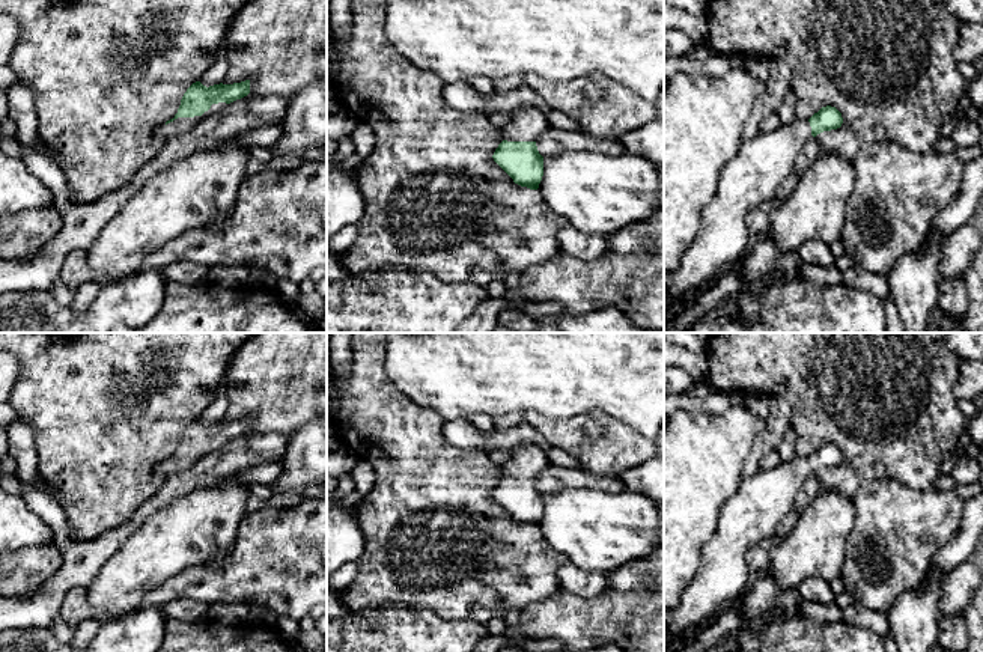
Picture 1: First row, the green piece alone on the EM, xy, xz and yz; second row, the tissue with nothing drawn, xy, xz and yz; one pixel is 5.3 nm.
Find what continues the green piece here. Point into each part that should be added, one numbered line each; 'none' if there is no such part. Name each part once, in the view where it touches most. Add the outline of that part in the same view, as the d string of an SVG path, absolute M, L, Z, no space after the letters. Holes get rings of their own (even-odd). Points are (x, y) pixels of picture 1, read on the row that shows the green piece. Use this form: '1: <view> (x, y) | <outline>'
1: xy (181, 125) | M218 102L218 104L212 104L211 108L208 111L205 111L202 116L194 116L194 117L178 117L170 123L164 123L158 128L157 134L169 142L178 136L184 136L187 133L190 133L191 129L196 128L196 125L205 119L206 116L217 113L218 110L224 108L227 104L226 102Z

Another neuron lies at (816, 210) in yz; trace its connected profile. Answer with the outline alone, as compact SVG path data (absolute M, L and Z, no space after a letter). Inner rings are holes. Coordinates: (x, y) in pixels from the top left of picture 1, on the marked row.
M819 152L795 190L772 209L768 235L781 251L798 251L813 239L832 245L841 238L852 190L852 161Z

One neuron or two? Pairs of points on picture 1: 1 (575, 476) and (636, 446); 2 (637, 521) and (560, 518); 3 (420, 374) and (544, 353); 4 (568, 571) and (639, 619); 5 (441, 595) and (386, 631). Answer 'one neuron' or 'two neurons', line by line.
1: two neurons
2: one neuron
3: one neuron
4: two neurons
5: two neurons

